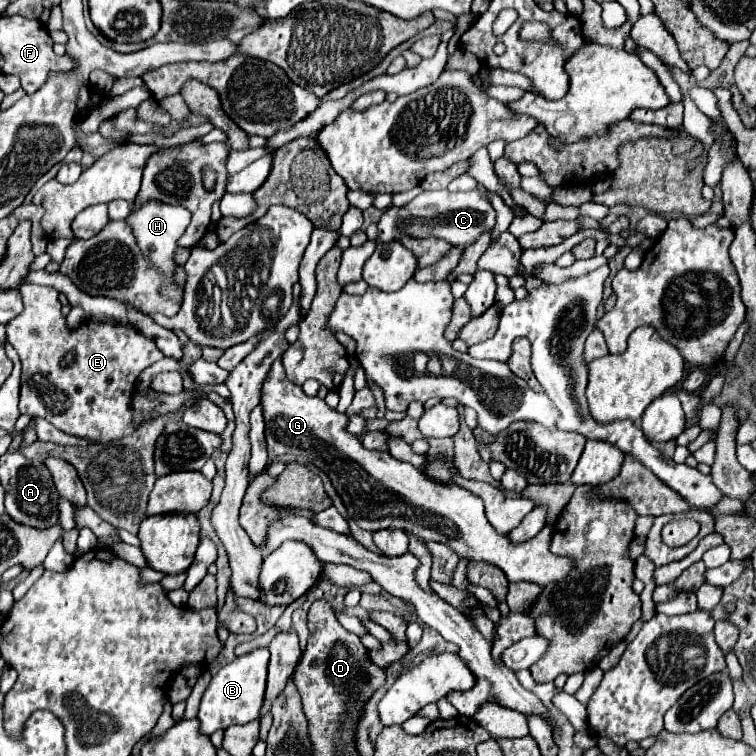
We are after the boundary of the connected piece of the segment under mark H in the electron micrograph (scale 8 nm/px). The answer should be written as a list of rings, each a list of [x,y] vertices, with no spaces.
[[[150,201],[140,209],[132,209],[132,213],[128,215],[128,225],[132,227],[136,241],[140,245],[140,249],[144,251],[144,255],[156,263],[158,269],[162,269],[166,275],[172,275],[176,263],[172,259],[174,251],[176,251],[176,241],[178,237],[186,231],[188,223],[190,223],[190,211],[184,207],[174,207],[174,205],[164,205],[160,201]]]

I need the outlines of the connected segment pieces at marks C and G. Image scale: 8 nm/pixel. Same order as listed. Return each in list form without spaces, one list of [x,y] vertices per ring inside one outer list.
[[[448,189],[442,191],[424,191],[416,199],[412,199],[404,207],[390,207],[384,211],[380,223],[378,223],[378,241],[400,241],[400,237],[440,237],[448,241],[450,245],[468,247],[472,245],[484,231],[492,229],[496,223],[496,211],[486,197],[486,193],[480,191],[468,191],[468,193],[450,193]]]
[[[282,357],[272,363],[272,369],[264,379],[260,407],[266,423],[268,461],[286,453],[310,457],[314,465],[330,477],[348,509],[348,517],[362,529],[374,533],[392,527],[412,531],[426,543],[446,543],[460,557],[500,567],[508,581],[530,581],[544,587],[570,573],[572,561],[550,553],[552,525],[546,525],[536,537],[524,543],[514,543],[506,535],[496,533],[484,515],[480,497],[468,493],[460,485],[440,485],[414,465],[394,459],[390,453],[364,449],[358,437],[346,433],[346,415],[330,409],[320,397],[308,397],[302,387],[292,385],[286,379]]]

